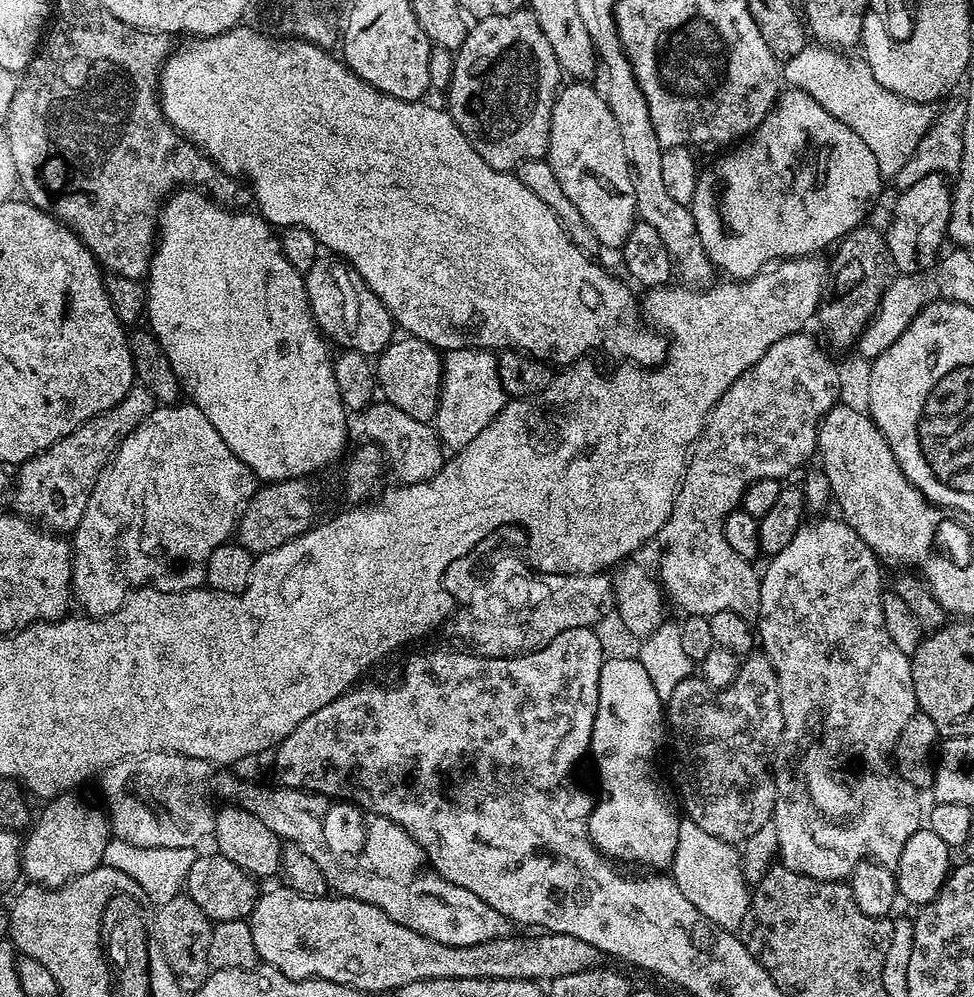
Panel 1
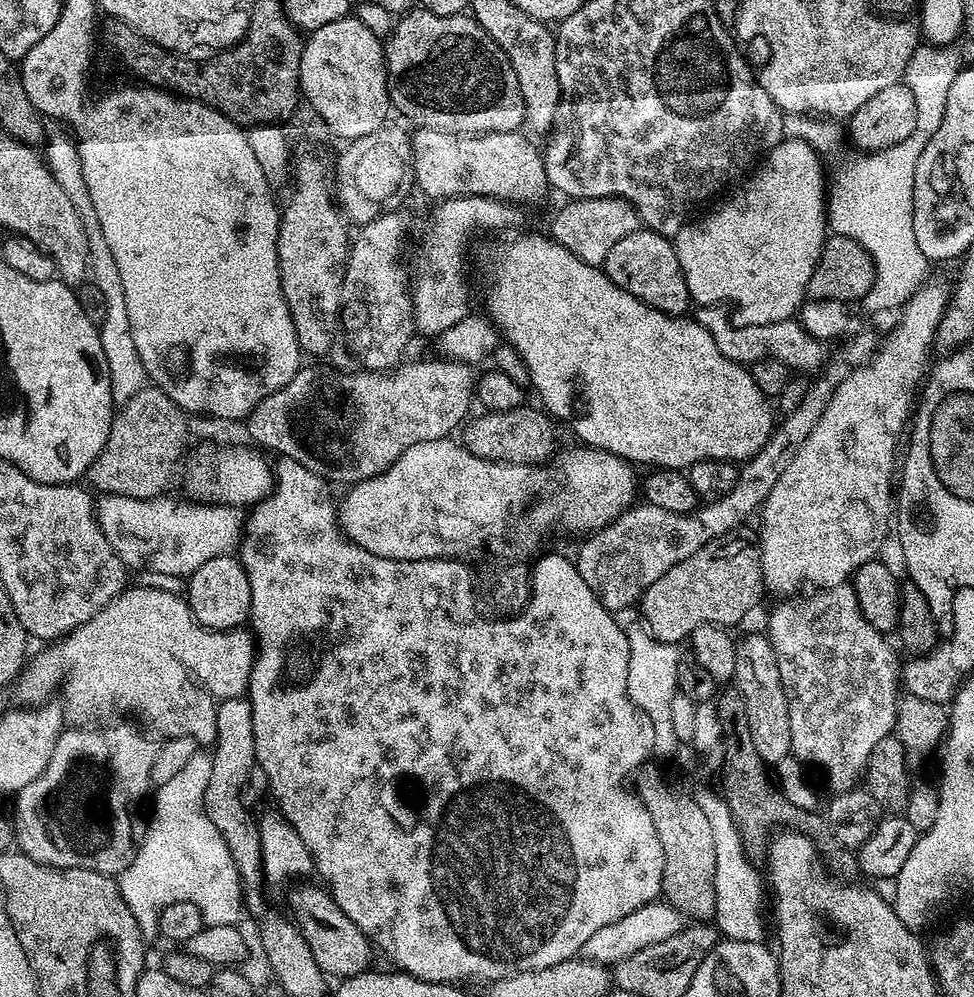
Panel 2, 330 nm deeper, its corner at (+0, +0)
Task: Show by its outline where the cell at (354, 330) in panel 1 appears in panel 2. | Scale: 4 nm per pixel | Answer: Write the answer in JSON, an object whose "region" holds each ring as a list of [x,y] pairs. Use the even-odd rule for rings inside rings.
{"region":[[[450,196],[439,201],[440,204],[432,212],[432,217],[428,220],[428,225],[424,228],[424,233],[421,234],[420,240],[424,245],[420,248],[420,253],[416,256],[416,272],[414,268],[414,275],[410,280],[410,291],[412,294],[412,313],[416,319],[416,332],[419,335],[432,336],[432,338],[439,338],[443,332],[450,326],[454,326],[454,322],[462,322],[462,318],[466,318],[470,314],[468,308],[472,304],[472,292],[468,289],[468,280],[464,277],[464,255],[468,252],[468,239],[471,238],[475,232],[492,232],[495,228],[508,228],[516,220],[516,212],[518,212],[517,205],[509,204],[506,200],[495,200],[489,196]]]}

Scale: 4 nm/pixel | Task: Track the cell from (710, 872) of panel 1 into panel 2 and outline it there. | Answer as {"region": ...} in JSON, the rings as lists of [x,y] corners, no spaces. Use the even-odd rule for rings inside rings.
{"region":[[[647,627],[627,629],[628,645],[630,646],[630,666],[626,674],[626,690],[638,706],[650,718],[650,726],[654,726],[653,753],[658,757],[668,756],[678,747],[674,734],[674,725],[670,719],[670,702],[678,691],[678,662],[682,655],[681,649],[674,644],[667,644],[652,637]]]}

